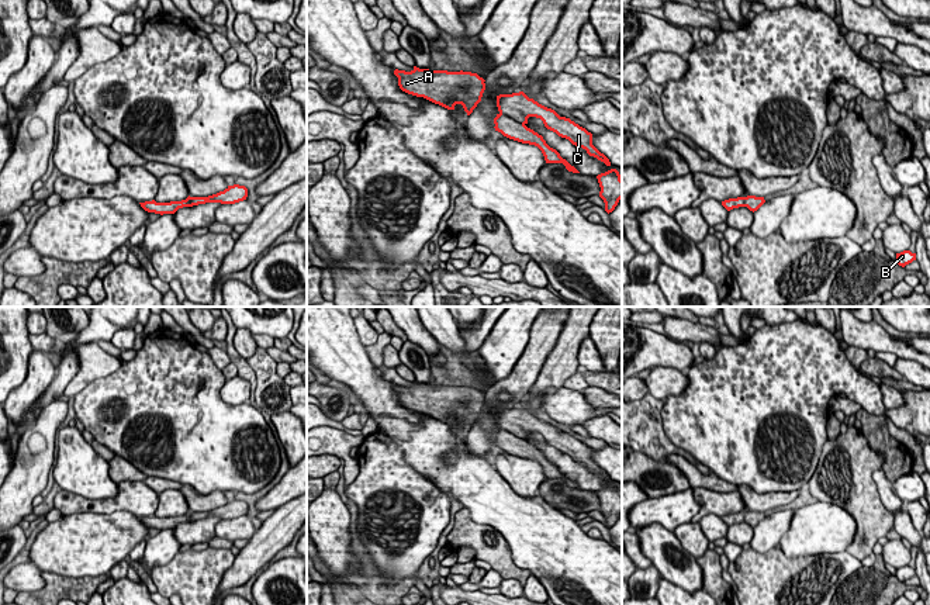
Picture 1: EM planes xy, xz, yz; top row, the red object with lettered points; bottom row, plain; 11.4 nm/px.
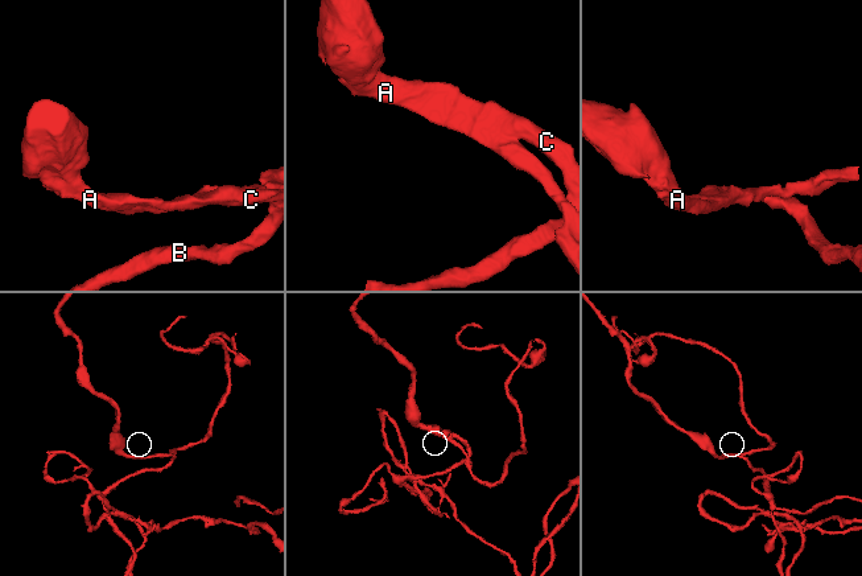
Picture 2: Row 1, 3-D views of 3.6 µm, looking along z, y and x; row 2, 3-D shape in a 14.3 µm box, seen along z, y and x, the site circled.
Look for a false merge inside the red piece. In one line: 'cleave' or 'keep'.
keep

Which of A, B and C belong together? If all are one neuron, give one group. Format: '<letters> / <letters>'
A B C

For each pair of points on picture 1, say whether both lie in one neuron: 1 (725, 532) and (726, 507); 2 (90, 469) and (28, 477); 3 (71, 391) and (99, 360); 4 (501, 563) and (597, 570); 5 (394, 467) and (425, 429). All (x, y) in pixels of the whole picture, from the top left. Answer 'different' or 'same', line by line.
1: different
2: different
3: same
4: different
5: different

